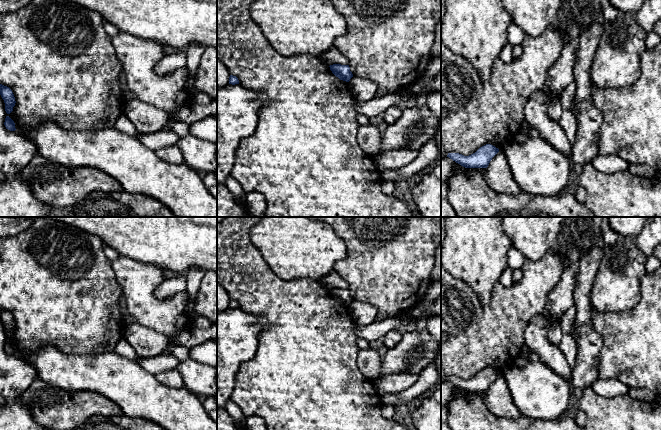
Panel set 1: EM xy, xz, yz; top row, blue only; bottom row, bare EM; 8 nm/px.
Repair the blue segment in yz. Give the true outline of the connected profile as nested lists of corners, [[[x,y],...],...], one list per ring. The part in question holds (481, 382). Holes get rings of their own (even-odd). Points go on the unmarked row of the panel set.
[[[486,368],[469,380],[459,377],[448,377],[447,381],[465,392],[487,392],[492,382],[498,376],[498,372],[491,368]]]

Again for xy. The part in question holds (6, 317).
[[[0,308],[0,319],[4,324],[6,337],[10,338],[16,327],[12,314],[7,310]]]

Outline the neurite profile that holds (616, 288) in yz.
[[[620,237],[609,248],[604,248],[594,283],[590,302],[599,313],[623,312],[640,301],[640,280],[646,272],[647,256],[637,247],[634,237]]]

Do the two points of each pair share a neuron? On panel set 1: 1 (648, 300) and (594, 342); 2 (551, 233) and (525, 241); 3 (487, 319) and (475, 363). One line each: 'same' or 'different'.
1: different
2: same
3: same

